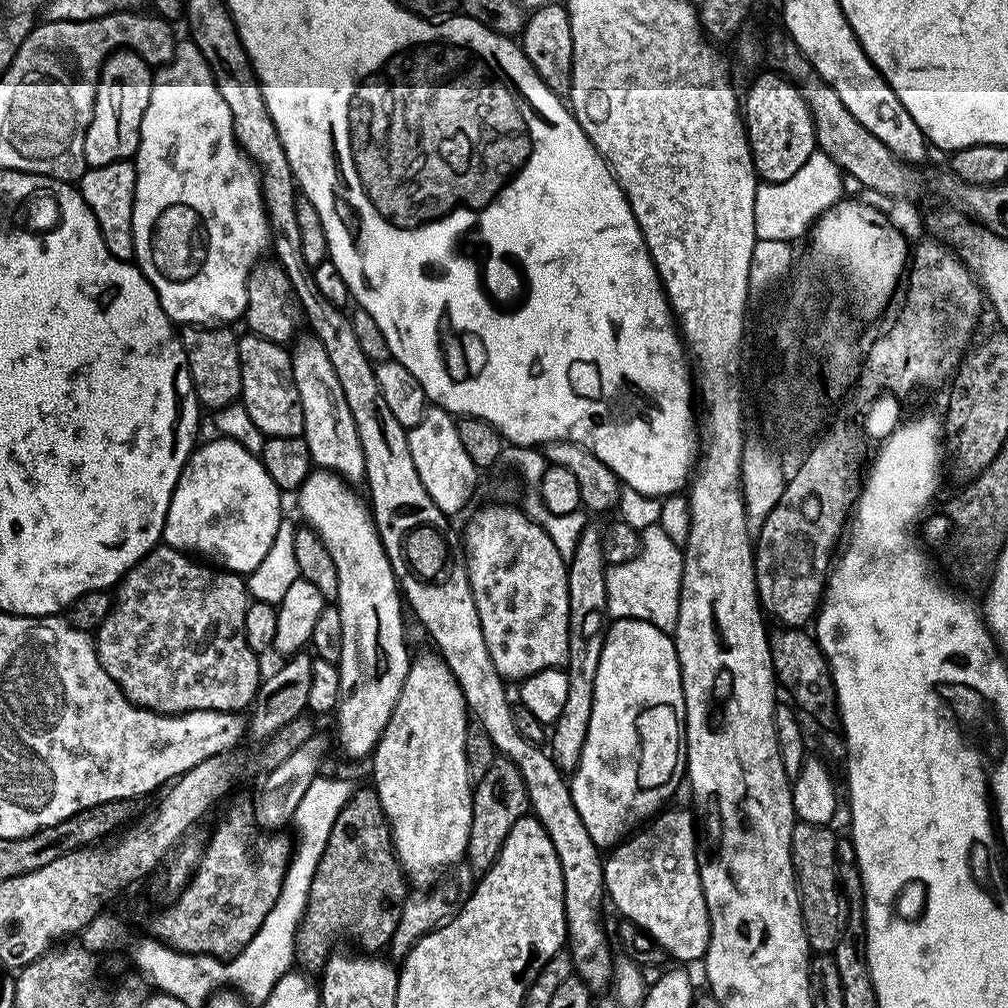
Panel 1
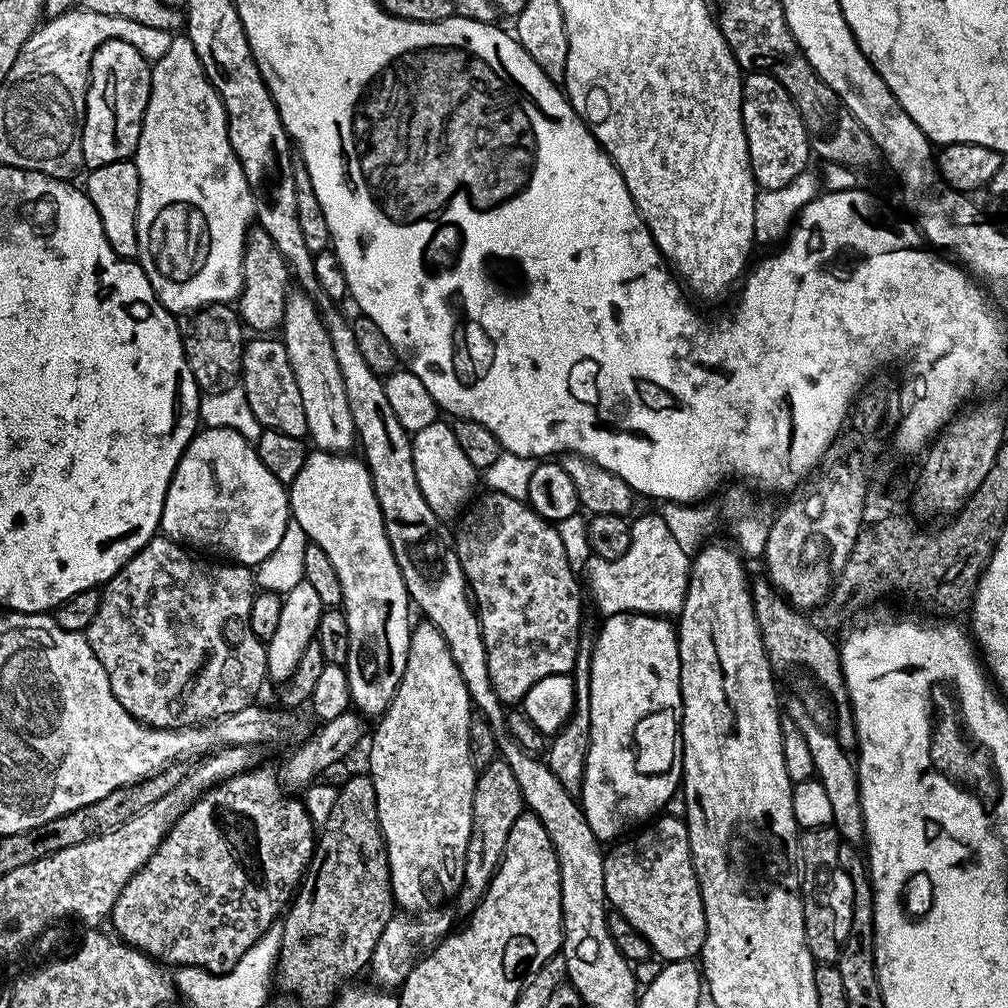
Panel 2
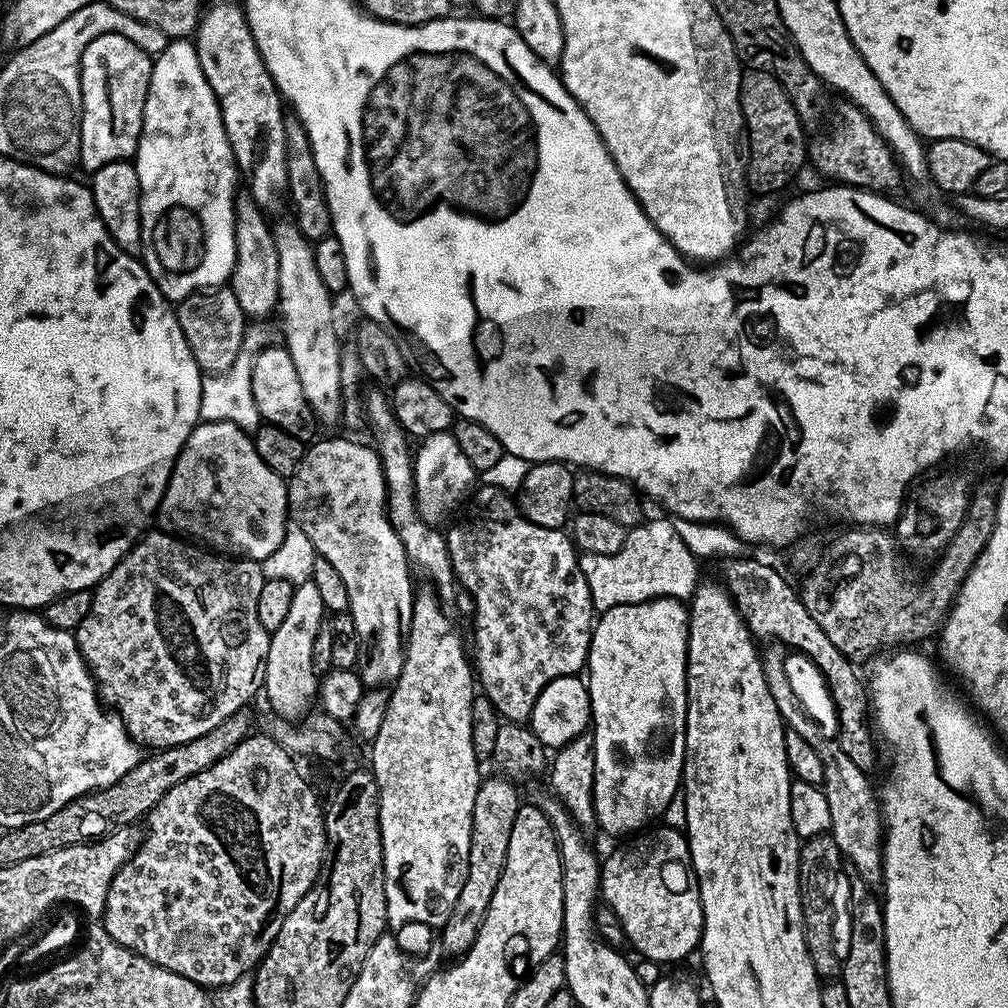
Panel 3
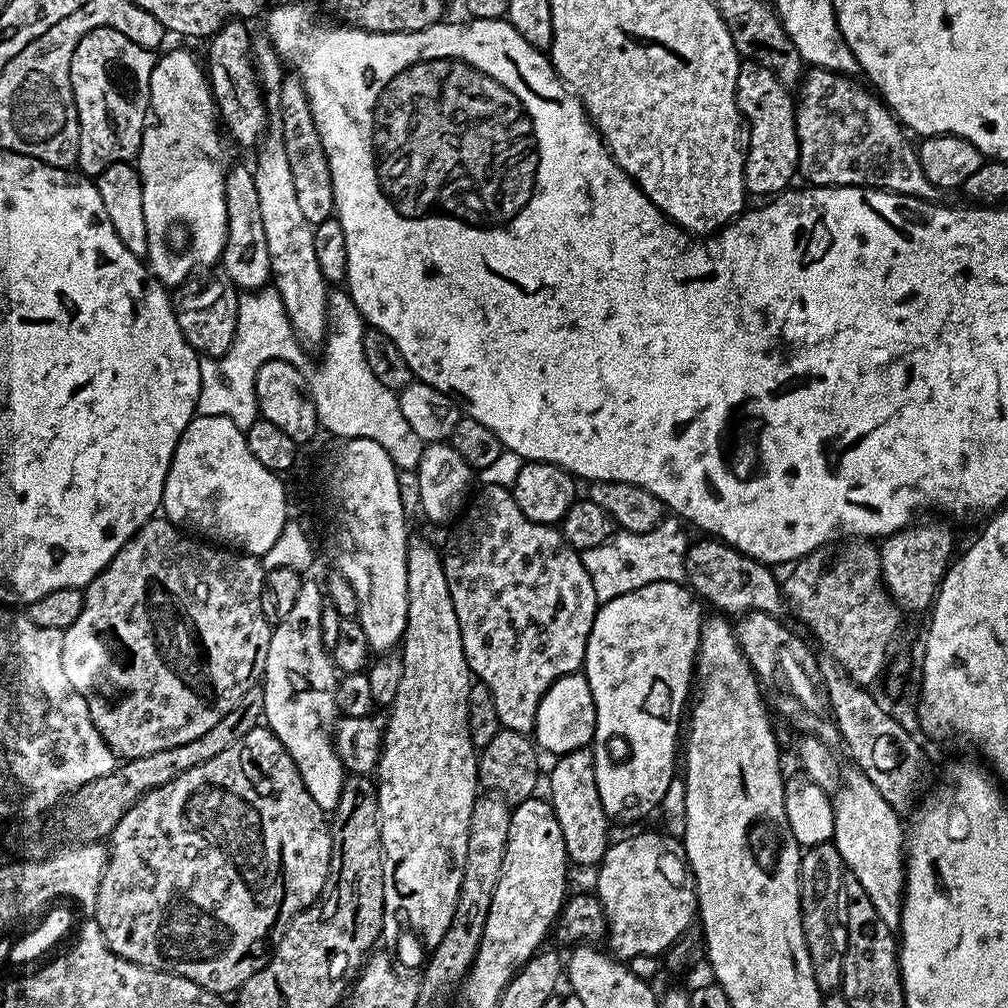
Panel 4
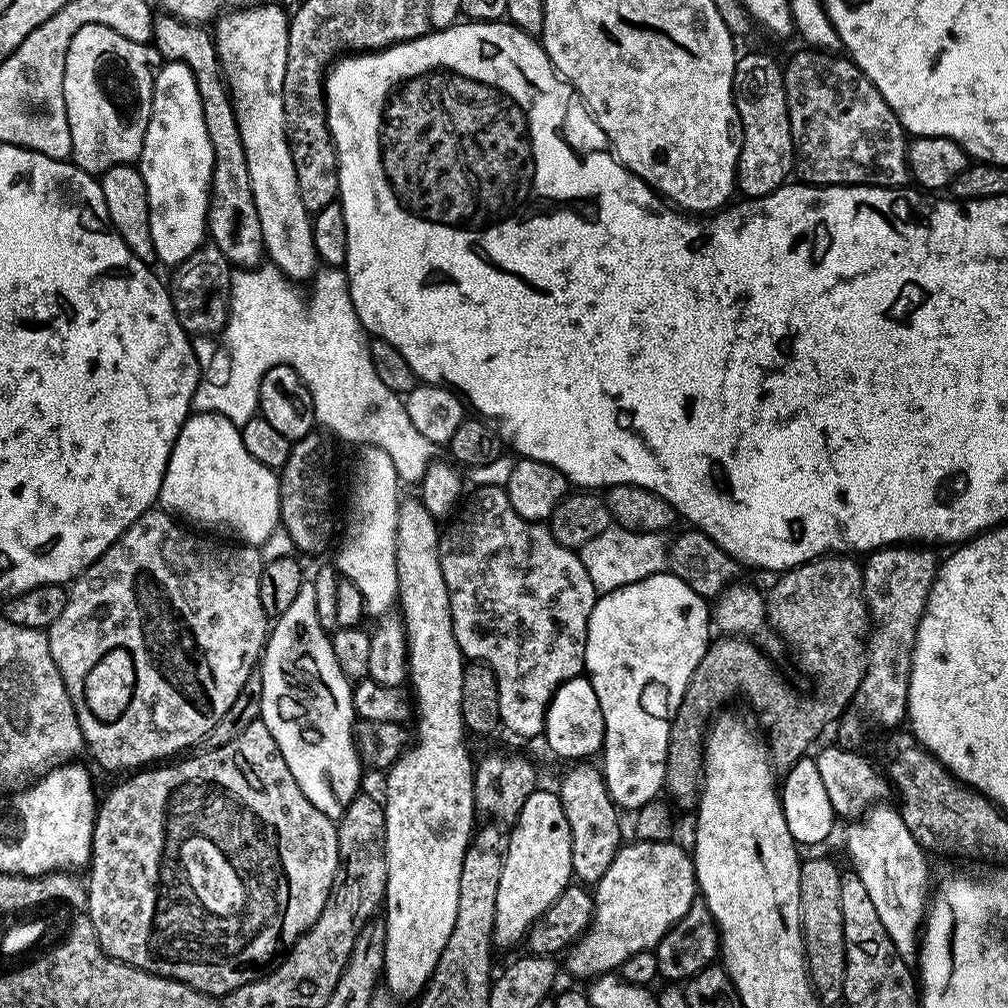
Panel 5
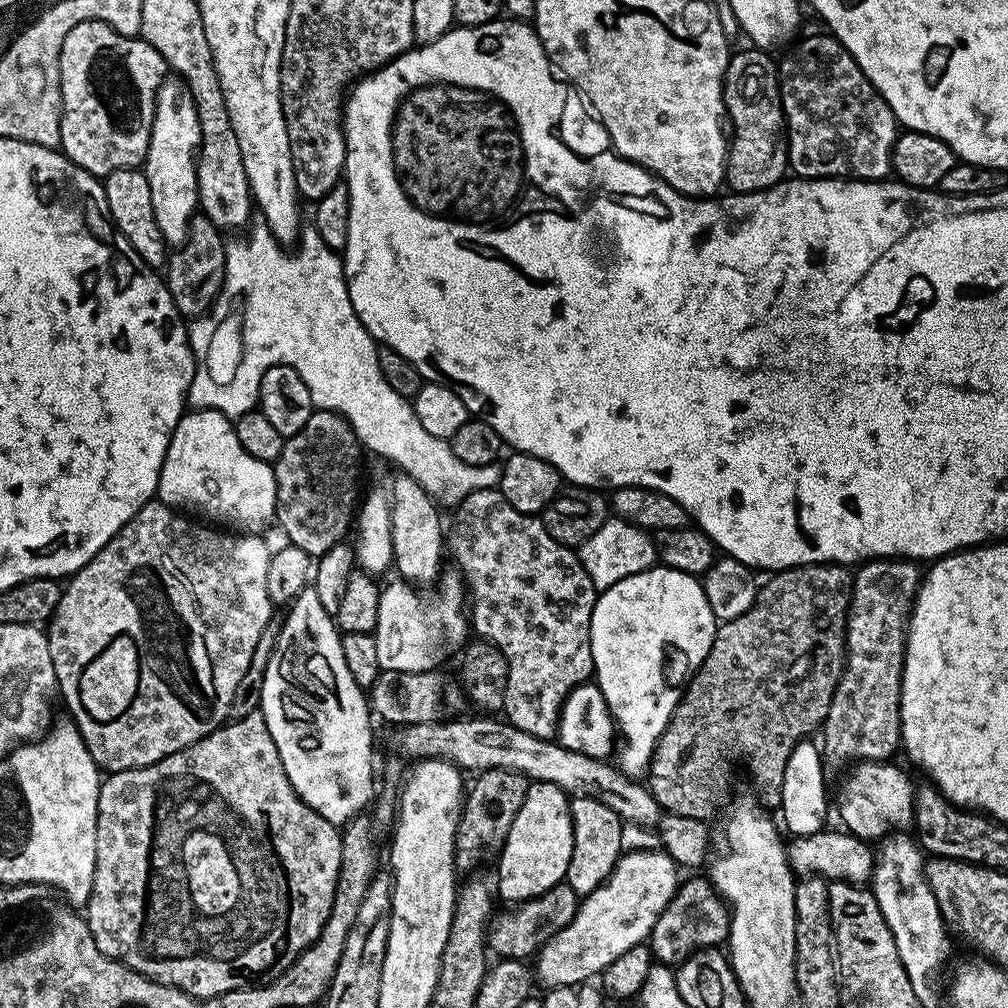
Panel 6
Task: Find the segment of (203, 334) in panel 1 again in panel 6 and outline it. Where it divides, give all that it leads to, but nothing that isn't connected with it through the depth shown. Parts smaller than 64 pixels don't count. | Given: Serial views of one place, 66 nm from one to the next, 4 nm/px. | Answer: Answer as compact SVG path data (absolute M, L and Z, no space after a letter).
M197 214L188 223L188 239L179 245L166 261L166 283L170 298L185 318L205 315L220 297L228 253L226 240L220 236L223 236L221 229L216 228L210 218Z

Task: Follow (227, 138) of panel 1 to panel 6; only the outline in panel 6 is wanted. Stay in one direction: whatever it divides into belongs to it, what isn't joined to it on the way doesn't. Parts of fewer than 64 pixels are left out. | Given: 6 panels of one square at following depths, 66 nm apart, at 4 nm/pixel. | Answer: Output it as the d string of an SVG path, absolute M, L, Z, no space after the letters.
M176 78L165 79L156 95L154 122L150 134L150 146L142 165L146 182L150 182L150 202L154 202L154 218L169 246L179 246L188 239L188 223L198 212L198 182L196 181L196 157L200 151L200 127L194 102L187 88Z

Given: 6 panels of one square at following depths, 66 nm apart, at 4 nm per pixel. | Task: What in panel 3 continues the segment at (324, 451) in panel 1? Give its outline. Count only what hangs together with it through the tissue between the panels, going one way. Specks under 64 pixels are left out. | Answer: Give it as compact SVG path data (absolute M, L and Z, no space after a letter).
M295 222L276 224L272 233L274 246L278 248L278 317L284 327L283 347L288 349L290 358L298 370L302 390L306 393L306 402L310 402L312 413L321 425L336 424L340 420L340 411L344 408L345 389L340 383L340 336L336 333L336 312L332 309L333 293L326 290L322 278L318 275L318 266L314 266L313 241L307 240Z

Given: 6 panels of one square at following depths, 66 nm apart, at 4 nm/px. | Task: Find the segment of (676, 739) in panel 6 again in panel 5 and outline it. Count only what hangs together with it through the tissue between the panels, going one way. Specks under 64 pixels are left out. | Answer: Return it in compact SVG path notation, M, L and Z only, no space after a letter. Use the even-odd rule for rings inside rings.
M829 554L798 568L789 568L766 596L767 619L772 628L776 627L796 647L801 666L814 679L821 680L826 691L836 692L841 688L848 694L855 693L864 677L866 637L870 632L868 601L864 599L864 569L851 558L848 554ZM721 635L721 640L713 639L704 656L698 662L680 708L672 720L666 754L666 774L664 783L680 804L695 805L698 789L702 783L702 761L704 758L704 737L714 714L725 707L731 696L745 696L748 704L760 715L761 729L768 728L766 743L773 769L787 770L796 765L805 755L811 740L820 736L820 731L828 724L832 704L824 696L803 696L796 688L791 688L776 673L776 668L752 645L753 641L739 635Z

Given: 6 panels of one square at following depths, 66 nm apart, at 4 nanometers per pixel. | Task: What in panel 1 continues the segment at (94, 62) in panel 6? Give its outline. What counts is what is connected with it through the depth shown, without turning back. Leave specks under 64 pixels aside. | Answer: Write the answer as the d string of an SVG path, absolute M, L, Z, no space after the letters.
M117 50L100 67L100 81L96 87L94 114L86 130L84 162L88 168L106 166L110 162L132 160L138 150L142 114L150 106L153 69L139 54L131 50Z

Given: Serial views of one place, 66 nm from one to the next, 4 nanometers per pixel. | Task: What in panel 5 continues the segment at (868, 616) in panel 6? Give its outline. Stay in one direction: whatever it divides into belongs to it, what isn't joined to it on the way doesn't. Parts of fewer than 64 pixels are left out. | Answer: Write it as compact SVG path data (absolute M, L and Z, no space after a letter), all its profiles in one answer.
M889 546L887 548L877 548L876 551L867 553L866 560L868 564L863 565L864 569L864 599L868 601L868 614L874 627L871 629L870 635L866 640L866 663L864 666L864 677L862 682L856 687L854 699L856 704L873 720L876 724L881 724L884 730L892 730L897 726L905 723L908 714L908 691L910 690L910 670L912 669L912 655L914 654L914 646L916 645L916 631L922 622L922 614L926 610L926 602L928 595L932 589L933 582L936 581L936 570L938 567L938 556L936 556L931 547L928 546Z

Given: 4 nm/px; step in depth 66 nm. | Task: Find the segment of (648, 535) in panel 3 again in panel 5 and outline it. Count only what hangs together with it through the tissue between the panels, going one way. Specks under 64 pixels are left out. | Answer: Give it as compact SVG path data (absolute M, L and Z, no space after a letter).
M609 526L605 532L598 534L598 538L590 538L590 542L579 548L578 555L597 593L603 594L630 582L638 582L655 572L665 571L670 564L670 548L664 539L659 532L631 532L619 526Z

